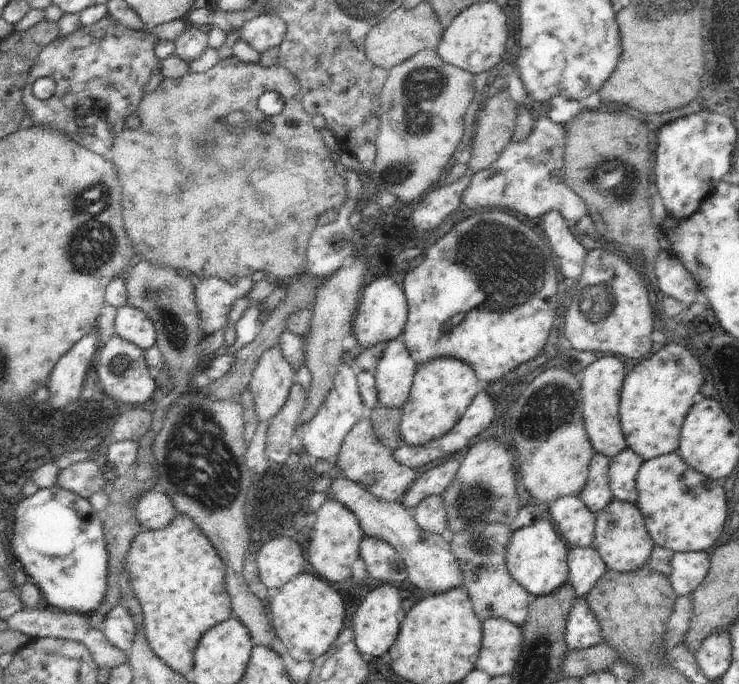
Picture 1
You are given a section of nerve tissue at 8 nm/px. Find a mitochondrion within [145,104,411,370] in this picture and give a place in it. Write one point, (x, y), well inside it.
(209, 153)

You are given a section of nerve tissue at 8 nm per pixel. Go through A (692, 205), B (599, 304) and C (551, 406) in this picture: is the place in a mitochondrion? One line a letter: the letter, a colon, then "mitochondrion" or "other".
A: other
B: mitochondrion
C: mitochondrion

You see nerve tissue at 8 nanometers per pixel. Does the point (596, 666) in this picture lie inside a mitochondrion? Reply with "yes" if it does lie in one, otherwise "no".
no

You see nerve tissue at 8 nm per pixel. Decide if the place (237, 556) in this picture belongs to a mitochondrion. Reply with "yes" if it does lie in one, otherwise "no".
no

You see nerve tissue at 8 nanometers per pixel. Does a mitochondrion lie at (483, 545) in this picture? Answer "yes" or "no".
yes

